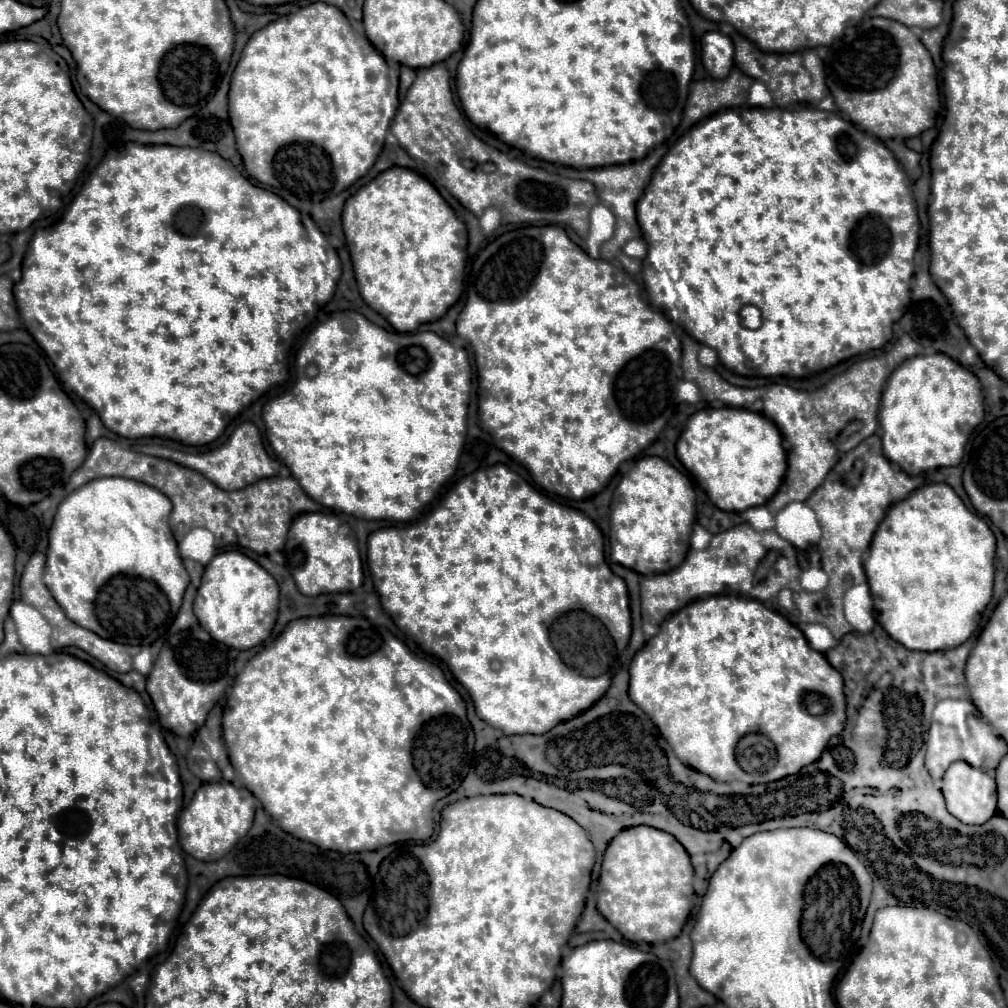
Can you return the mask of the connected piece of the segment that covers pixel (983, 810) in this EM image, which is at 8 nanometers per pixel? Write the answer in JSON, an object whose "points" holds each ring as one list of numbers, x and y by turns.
{"points":[[964,761,952,763,944,773,942,795,946,799,948,811,962,823,980,825,980,823,986,823,992,815,996,815,996,781,988,773,974,769]]}

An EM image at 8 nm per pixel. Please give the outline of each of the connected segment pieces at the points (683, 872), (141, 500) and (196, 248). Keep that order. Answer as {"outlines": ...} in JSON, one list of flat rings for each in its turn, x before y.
{"outlines":[[[636,825,620,831,608,845,602,861,598,913,632,943,664,943,680,935,692,897,694,869,686,849,666,831]],[[126,477,92,479,58,505,48,531,48,555,42,581,70,621,110,641,118,641,120,631,120,643,126,645,148,645,168,631,190,583,178,555,178,543,168,525,170,511,172,503,168,503,164,493]],[[134,142,126,143,124,149,120,152,109,150,104,161,94,169,92,177,88,179,88,183,82,187,82,191,76,195,72,201,72,205,66,209,62,221,58,221,56,225,52,225,50,229,40,229,34,239,30,241,30,255,26,251,24,257,24,265,22,265,22,281,14,285,14,297,16,297,16,305,20,315,26,321,26,329,30,331,30,335,36,339,36,343,44,349,44,353,48,355,48,359,52,361,58,381,66,391,76,393,78,397,82,397,102,419,102,423,122,435,122,437,166,437,166,439,174,439,180,443,188,443,188,445,204,445,214,441,216,437,220,437,224,433,224,429,232,423,232,419,248,405,252,405,258,397,262,397,268,389,278,387,288,383,288,367,286,367,286,357,288,357,288,345,294,343,296,335,300,335,316,317,316,313,332,299,334,289,336,289,336,281,340,281,342,273,344,273,344,263,342,263,342,255,340,251,336,251,326,235,322,233,322,229,316,225,316,221,312,219,312,211,316,211,320,207,320,203,324,203,326,199,314,203,312,205,311,213,300,213,296,211,292,205,284,203,284,199,280,199,278,195,266,191,266,189,258,189,256,185,252,185,242,173,236,171,236,167,218,155,218,153,210,153,210,151,202,151,202,149,192,149,192,147,172,147,172,145,141,145]]]}

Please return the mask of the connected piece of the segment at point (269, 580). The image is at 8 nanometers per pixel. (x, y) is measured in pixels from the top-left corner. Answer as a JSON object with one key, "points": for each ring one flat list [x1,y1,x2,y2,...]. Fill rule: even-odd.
{"points":[[240,551,218,553,204,569,202,585,194,599,194,615,212,639,234,647,252,649,268,639,278,617,278,583,256,561]]}

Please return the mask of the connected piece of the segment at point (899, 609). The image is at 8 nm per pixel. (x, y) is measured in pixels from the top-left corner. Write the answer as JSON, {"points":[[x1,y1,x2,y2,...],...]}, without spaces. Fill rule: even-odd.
{"points":[[934,483,934,485,926,485,916,489,912,495,908,495,906,499,898,501,896,505,890,507,888,515,884,517,884,521,880,523,880,527,876,529,876,535,872,539,872,547,870,547,870,557,864,563,864,571,868,577,868,585,870,585,870,593,872,593,872,601,874,601,874,615,876,621,888,631,888,635,892,635,892,639,896,639,898,643,902,643,908,649,916,649,916,651,940,651,940,649,952,649,962,645,978,627,982,611,986,609,990,597,992,597,992,583,994,583,994,549,996,549,996,539,994,533,990,531,990,527,972,511,966,509,966,505,962,503,962,499,954,493,954,489,946,483]]}

